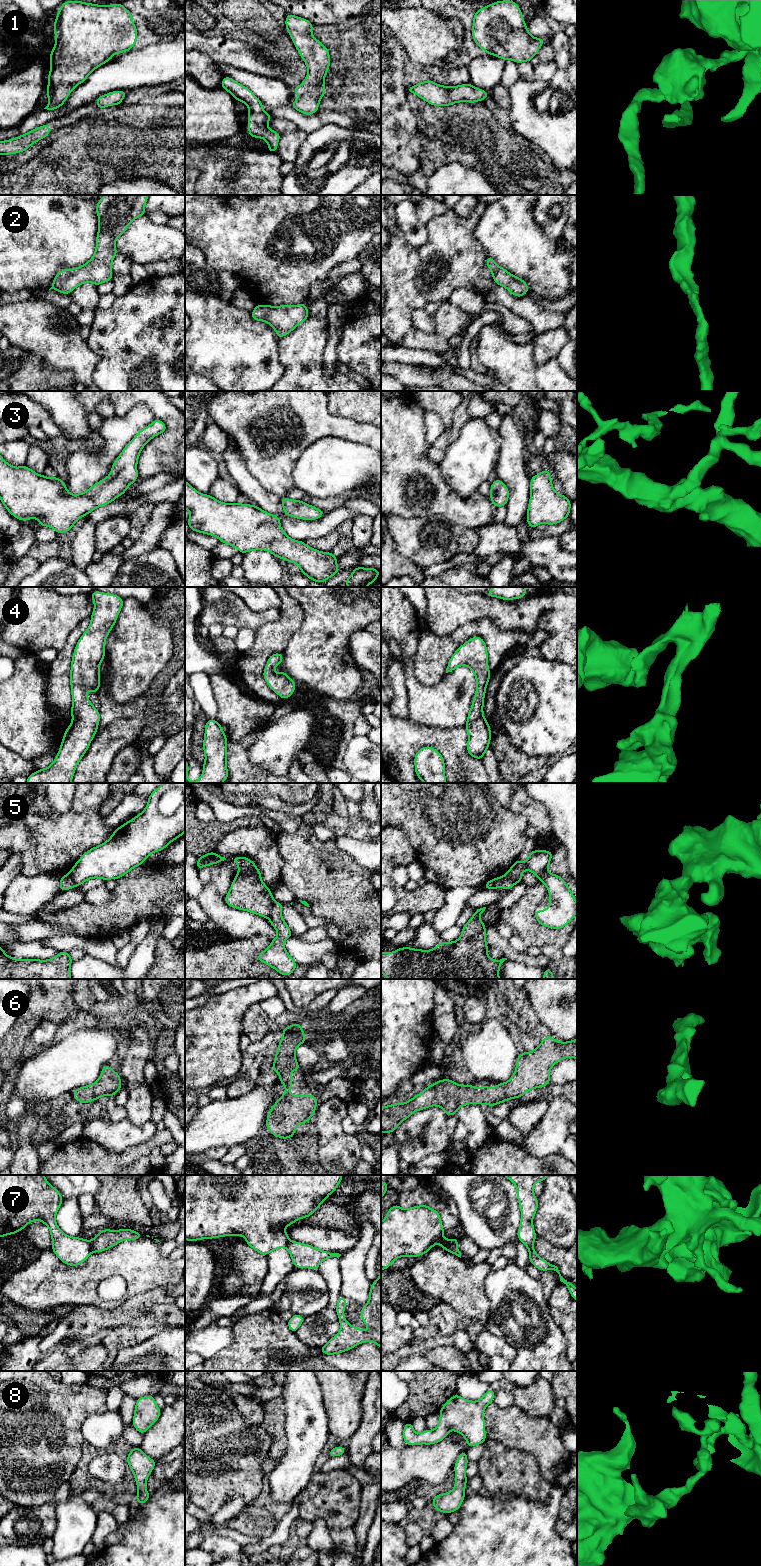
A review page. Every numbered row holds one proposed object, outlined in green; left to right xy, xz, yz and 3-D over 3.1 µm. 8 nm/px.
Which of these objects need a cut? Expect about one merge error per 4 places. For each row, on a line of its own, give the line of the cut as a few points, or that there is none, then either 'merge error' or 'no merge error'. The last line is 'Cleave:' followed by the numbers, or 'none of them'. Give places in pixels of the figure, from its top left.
1: no cut; no merge error
2: no cut; no merge error
3: no cut; no merge error
4: no cut; no merge error
5: cut in xz along (274, 901), (268, 918); merge error
6: no cut; no merge error
7: cut in xy along (89, 1241), (92, 1252); merge error
8: no cut; no merge error
Cleave: 5, 7

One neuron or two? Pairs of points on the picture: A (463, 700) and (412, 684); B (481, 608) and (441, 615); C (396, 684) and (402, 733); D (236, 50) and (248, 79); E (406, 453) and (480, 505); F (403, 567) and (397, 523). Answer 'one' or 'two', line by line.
A: one
B: one
C: two
D: two
E: one
F: two

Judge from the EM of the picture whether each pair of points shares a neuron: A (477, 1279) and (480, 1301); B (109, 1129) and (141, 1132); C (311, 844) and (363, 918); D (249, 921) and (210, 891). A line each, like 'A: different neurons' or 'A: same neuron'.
A: same neuron
B: same neuron
C: same neuron
D: same neuron

